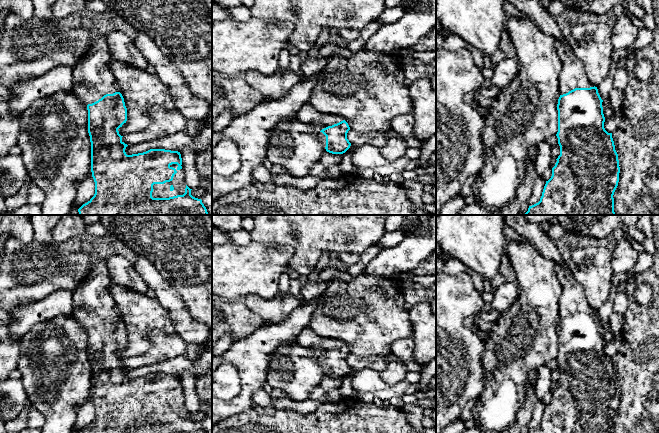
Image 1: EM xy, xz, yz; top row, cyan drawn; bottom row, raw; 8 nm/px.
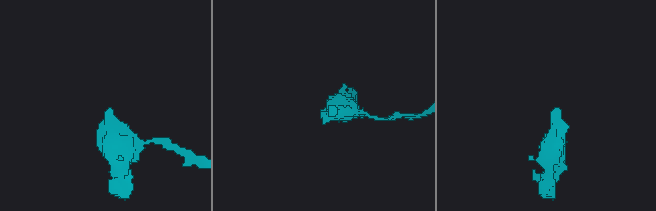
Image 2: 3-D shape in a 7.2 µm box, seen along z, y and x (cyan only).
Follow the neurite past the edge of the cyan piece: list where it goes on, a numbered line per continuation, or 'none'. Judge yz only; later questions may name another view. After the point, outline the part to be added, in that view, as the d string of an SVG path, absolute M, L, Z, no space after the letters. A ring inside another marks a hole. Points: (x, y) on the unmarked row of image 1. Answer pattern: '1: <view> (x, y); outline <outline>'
1: yz (572, 300); outline M555 263L555 270L562 285L563 292L559 302L560 319L566 318L575 312L590 312L592 309L586 297L583 295L582 288L572 277L566 264Z

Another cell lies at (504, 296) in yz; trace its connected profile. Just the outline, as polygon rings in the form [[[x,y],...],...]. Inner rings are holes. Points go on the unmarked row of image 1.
[[[507,282],[500,285],[493,293],[492,309],[503,313],[515,302],[519,294],[518,283]]]

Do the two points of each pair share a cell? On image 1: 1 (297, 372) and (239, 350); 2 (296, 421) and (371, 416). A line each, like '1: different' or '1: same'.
1: different
2: same

